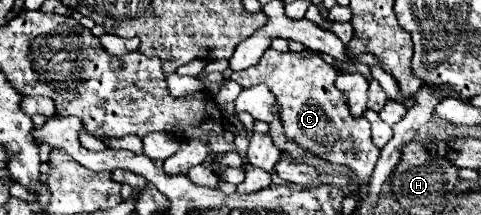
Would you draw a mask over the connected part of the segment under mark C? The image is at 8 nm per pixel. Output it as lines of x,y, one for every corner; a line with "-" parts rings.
270,48
264,52
260,64
242,72
232,72
226,80
238,82
242,88
266,84
276,98
280,122
284,124
284,134
288,134
290,140
296,140
296,144
300,142
300,148
306,148
318,158
330,160
334,164
346,164
360,180
368,182
380,150
372,142
370,122
364,116
354,118
348,112
348,102
344,100
344,94
340,94
334,86
336,76
338,72
332,66
328,66
318,56
308,56
308,50
300,54
282,54

